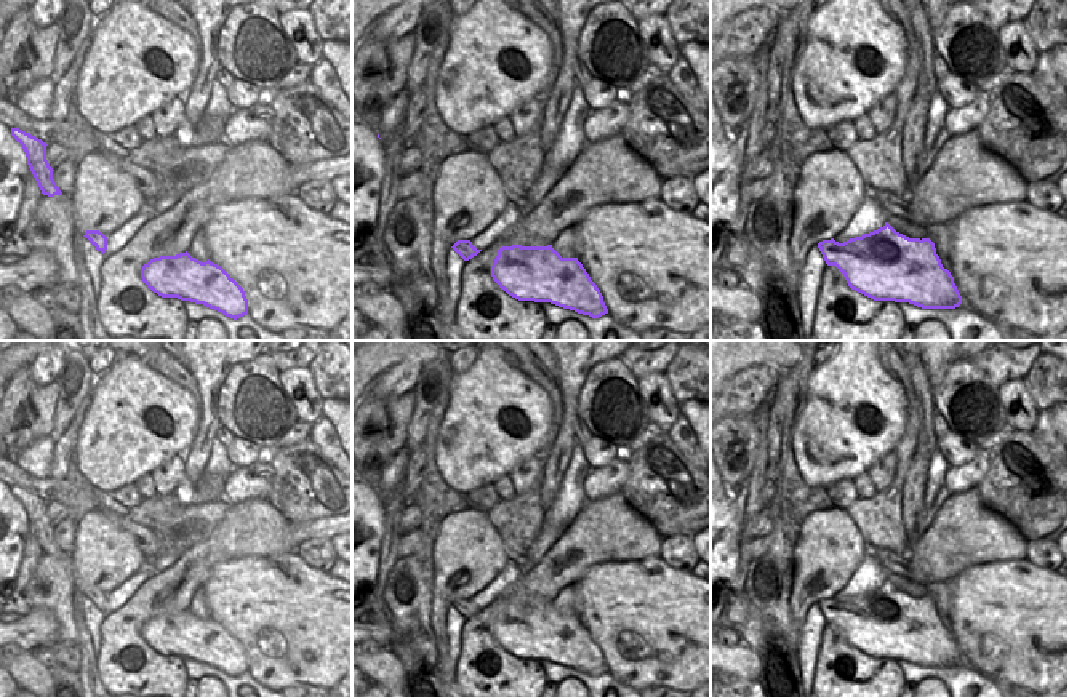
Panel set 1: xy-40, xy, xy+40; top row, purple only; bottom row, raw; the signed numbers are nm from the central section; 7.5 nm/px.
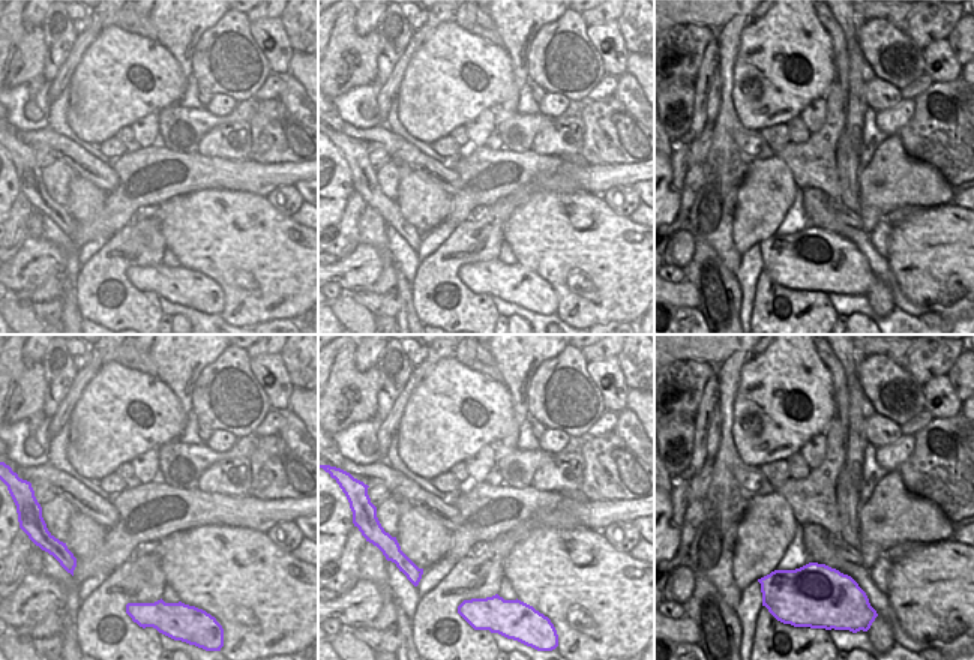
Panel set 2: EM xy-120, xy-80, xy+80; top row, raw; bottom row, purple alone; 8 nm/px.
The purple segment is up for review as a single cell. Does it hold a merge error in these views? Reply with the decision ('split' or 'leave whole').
leave whole

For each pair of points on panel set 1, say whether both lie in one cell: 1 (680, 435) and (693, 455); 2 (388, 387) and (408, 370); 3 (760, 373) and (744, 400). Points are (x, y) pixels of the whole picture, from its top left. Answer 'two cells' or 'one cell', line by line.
1: one cell
2: one cell
3: one cell

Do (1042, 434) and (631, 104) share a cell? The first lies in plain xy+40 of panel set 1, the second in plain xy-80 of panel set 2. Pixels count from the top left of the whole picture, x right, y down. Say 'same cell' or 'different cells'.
same cell

